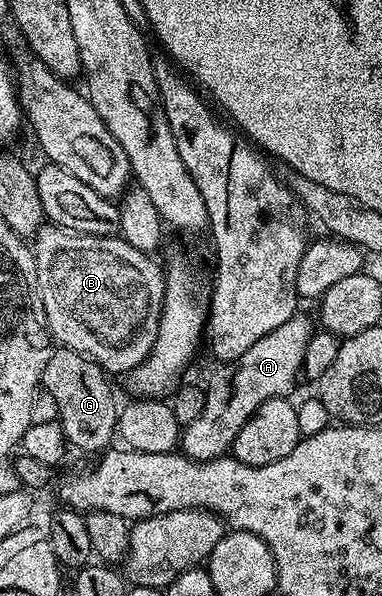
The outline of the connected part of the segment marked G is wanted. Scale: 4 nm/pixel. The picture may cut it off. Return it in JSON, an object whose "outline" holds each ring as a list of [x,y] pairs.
{"outline":[[[63,346],[51,350],[42,374],[42,387],[56,400],[59,410],[57,422],[61,423],[71,448],[102,453],[113,444],[110,442],[115,442],[120,403],[114,400],[110,382],[111,376],[88,356]]]}

